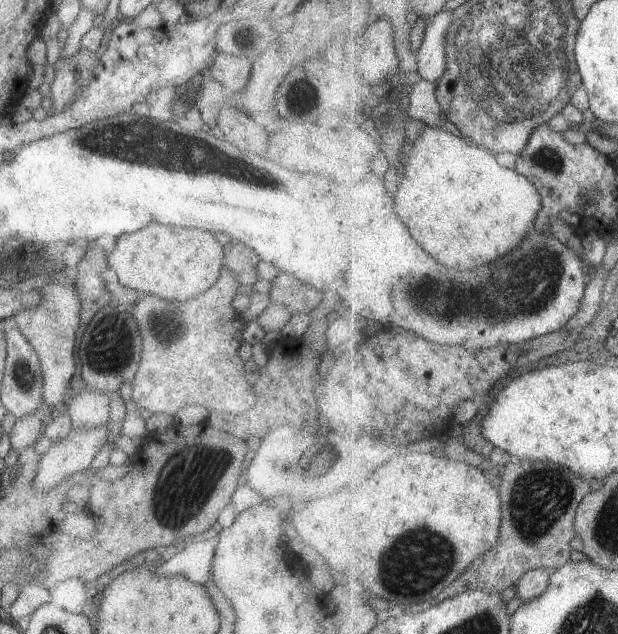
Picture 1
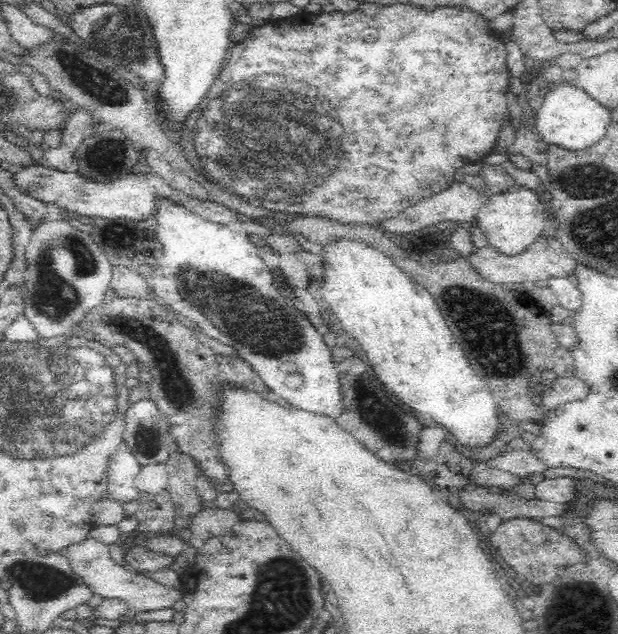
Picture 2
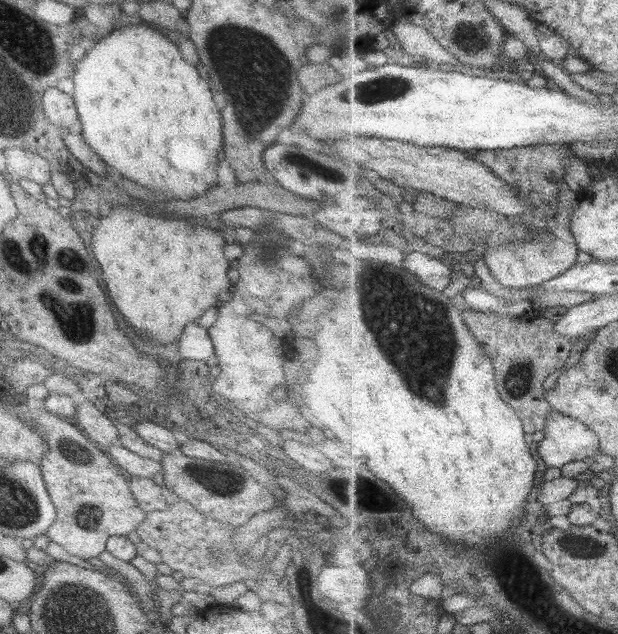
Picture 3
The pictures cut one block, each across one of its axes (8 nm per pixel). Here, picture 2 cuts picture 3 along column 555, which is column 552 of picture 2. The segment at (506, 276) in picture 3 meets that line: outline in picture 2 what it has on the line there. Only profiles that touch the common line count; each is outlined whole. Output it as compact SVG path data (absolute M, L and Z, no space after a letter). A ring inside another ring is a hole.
M543 239L532 243L524 252L516 256L508 256L488 244L485 247L476 248L475 253L466 259L471 262L482 278L499 285L506 284L506 282L545 284L552 277L569 278L571 274L575 274L578 263L569 255L566 256L560 244Z

